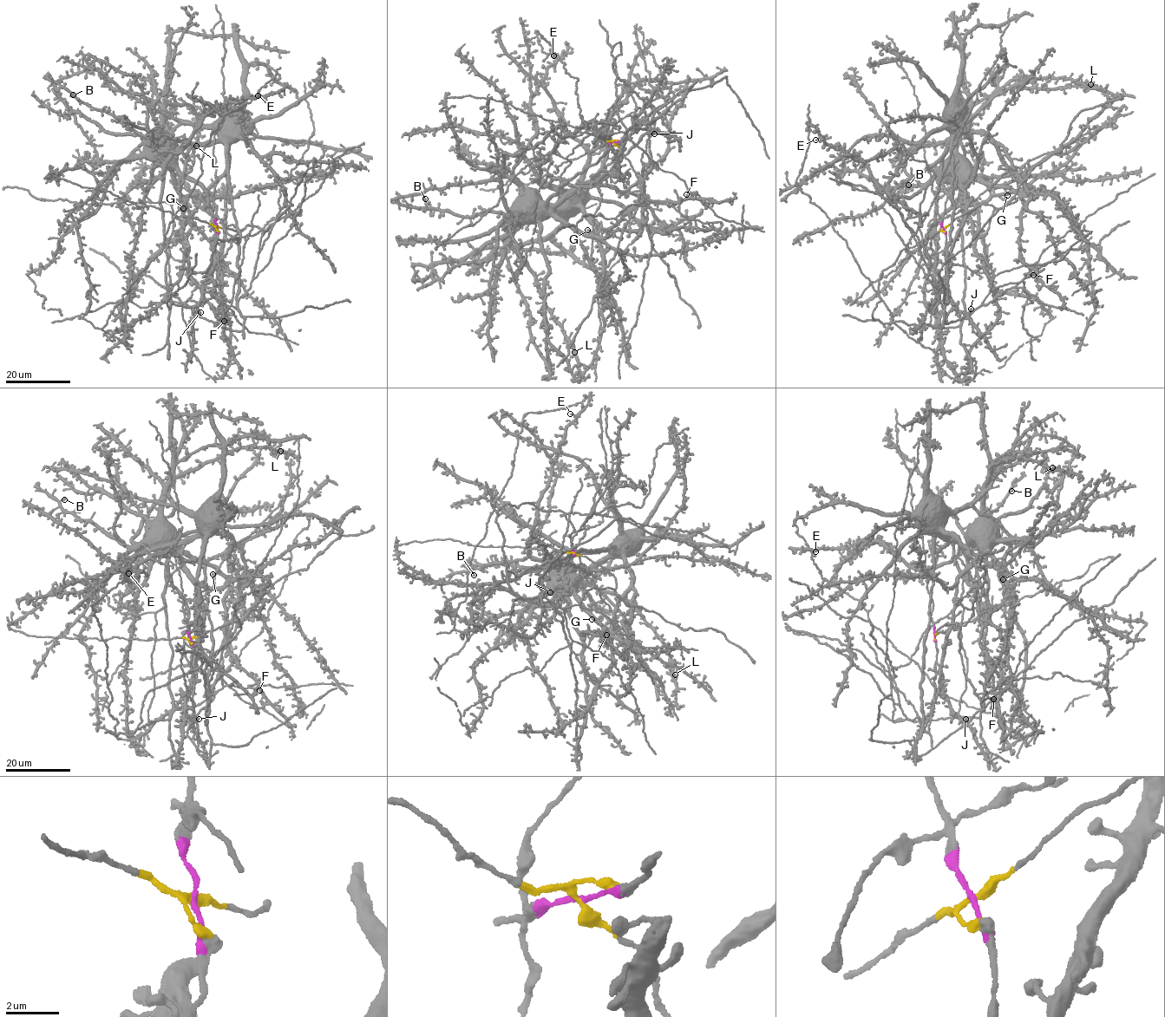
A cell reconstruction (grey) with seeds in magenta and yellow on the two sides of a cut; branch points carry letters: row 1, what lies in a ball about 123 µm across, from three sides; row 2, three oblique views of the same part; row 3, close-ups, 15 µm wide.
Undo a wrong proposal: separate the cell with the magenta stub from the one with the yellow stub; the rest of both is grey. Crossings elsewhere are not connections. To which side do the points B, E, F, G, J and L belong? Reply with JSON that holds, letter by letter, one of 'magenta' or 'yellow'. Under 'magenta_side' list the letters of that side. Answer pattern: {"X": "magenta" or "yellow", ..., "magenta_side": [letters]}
{"B": "yellow", "E": "yellow", "F": "yellow", "G": "yellow", "J": "yellow", "L": "yellow", "magenta_side": []}

